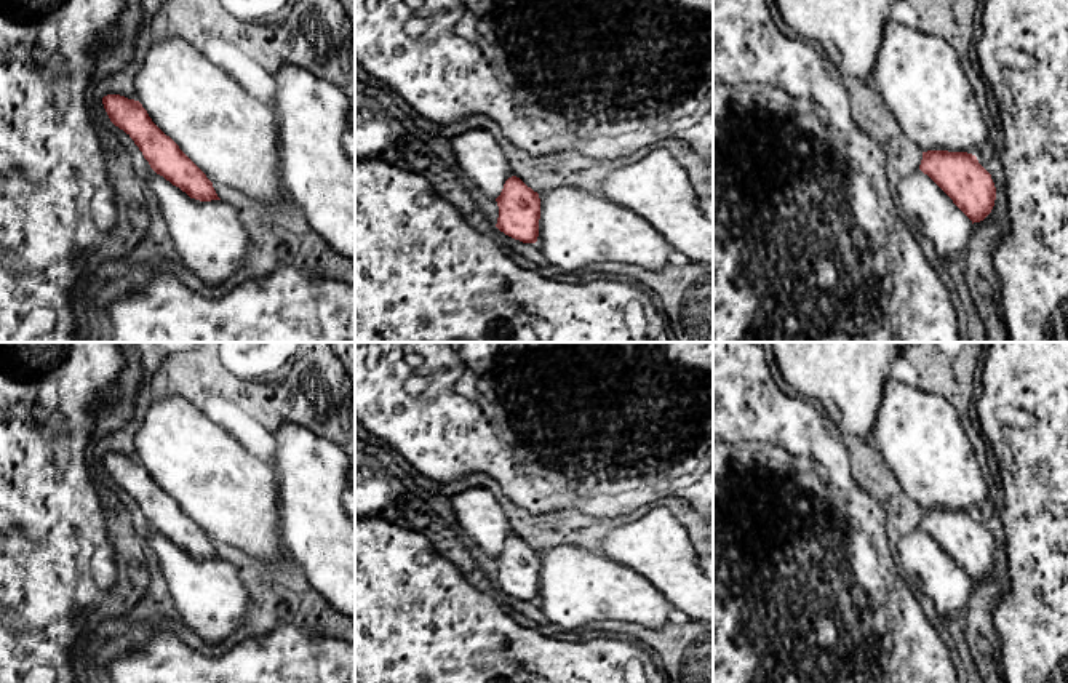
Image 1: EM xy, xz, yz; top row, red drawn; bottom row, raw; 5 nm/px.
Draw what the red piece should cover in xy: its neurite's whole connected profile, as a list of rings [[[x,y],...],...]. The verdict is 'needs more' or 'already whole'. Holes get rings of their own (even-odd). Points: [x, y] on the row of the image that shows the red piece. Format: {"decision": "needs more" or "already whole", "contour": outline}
{"decision": "already whole", "contour": [[[120,94],[102,98],[110,122],[139,147],[150,168],[200,202],[221,200],[206,174],[149,117],[139,101]]]}

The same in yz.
{"decision": "already whole", "contour": [[[923,152],[919,170],[927,174],[953,203],[974,222],[993,210],[996,187],[991,174],[967,152]]]}

